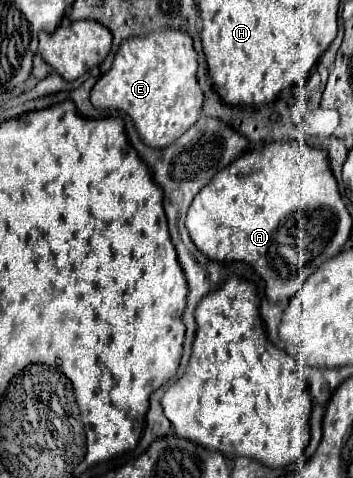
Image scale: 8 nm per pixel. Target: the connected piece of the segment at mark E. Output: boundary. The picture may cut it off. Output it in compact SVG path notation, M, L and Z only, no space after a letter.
M163 28L147 36L133 36L119 46L111 70L93 86L91 104L95 108L127 112L147 146L165 148L201 116L203 92L197 84L195 72L197 52L189 34Z

